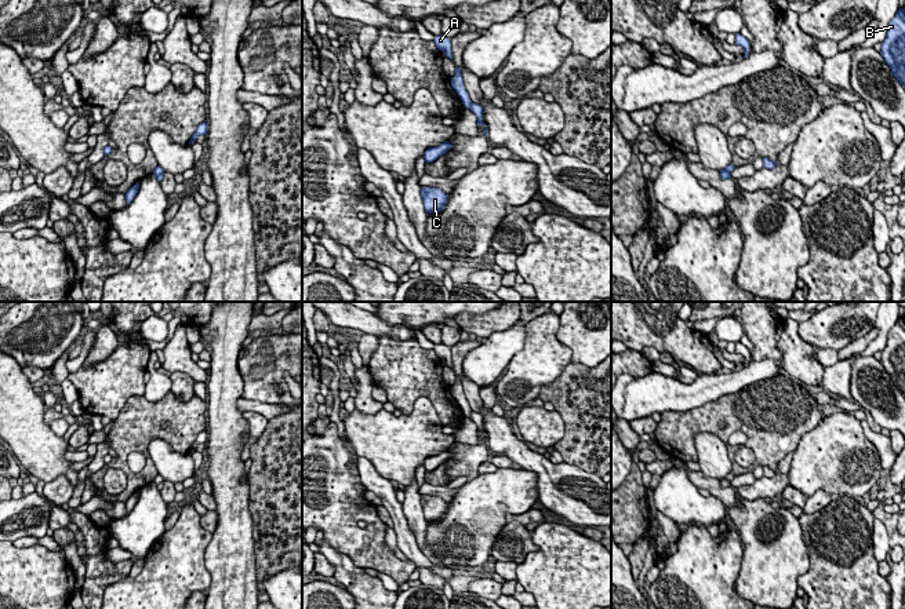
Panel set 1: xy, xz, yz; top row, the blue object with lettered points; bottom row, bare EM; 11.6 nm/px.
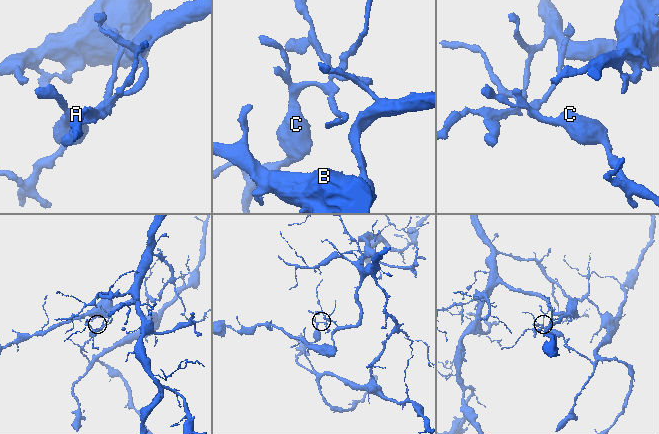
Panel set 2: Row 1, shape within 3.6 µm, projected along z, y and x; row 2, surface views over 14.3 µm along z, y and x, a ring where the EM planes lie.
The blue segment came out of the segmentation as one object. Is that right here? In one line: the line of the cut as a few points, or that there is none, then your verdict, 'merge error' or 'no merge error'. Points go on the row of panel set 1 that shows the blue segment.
xz (472, 102), (469, 108) | merge error

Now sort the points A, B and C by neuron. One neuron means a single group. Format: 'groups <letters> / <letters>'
groups A C / B

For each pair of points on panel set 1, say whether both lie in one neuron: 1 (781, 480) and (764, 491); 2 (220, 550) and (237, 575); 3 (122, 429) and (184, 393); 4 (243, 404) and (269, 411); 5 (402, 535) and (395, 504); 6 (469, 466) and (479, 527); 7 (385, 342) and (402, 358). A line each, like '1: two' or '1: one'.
1: one
2: one
3: two
4: one
5: one
6: two
7: one

